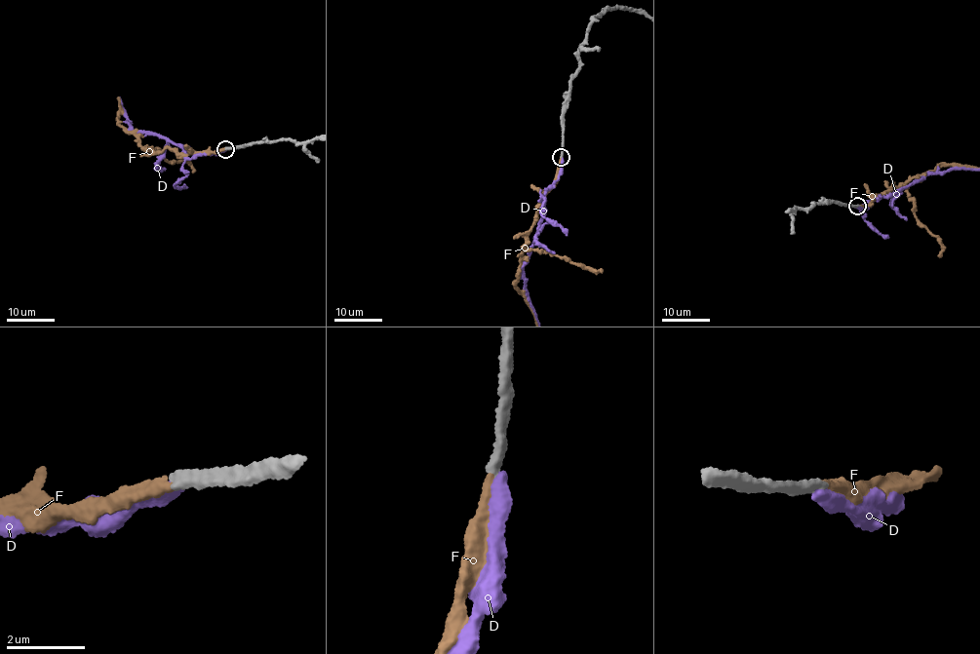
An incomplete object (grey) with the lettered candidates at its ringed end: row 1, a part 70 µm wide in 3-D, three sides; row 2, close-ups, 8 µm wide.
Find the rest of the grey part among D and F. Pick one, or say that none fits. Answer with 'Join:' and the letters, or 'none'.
Join: F

